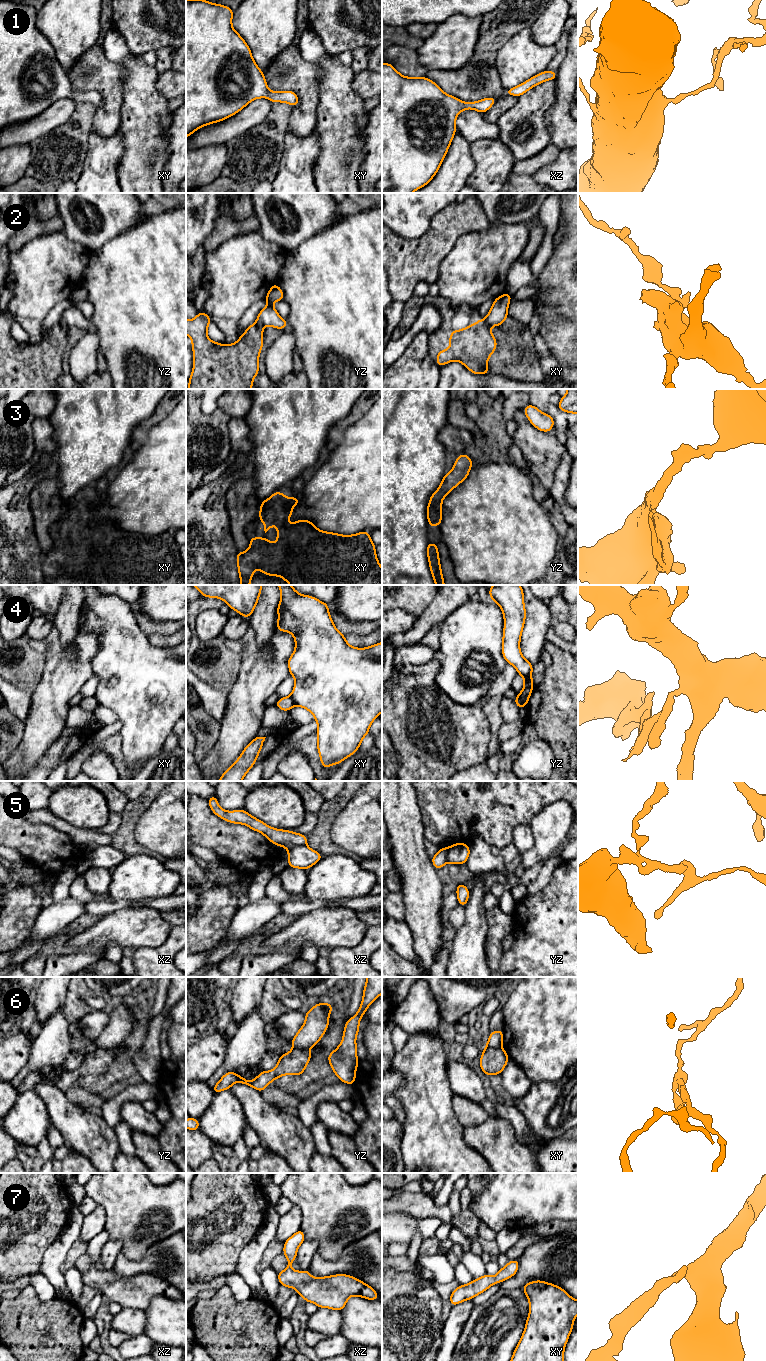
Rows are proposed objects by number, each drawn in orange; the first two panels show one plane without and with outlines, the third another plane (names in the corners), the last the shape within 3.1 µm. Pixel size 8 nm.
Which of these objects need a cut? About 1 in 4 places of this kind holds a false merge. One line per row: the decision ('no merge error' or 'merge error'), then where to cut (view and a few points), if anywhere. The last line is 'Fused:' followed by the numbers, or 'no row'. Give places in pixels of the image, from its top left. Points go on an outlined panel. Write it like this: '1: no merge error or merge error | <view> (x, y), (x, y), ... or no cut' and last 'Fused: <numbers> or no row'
1: no merge error | no cut
2: merge error | yz (256, 322), (262, 327)
3: no merge error | no cut
4: merge error | yz (517, 696), (526, 705)
5: merge error | xz (305, 844), (294, 846), (288, 850)
6: merge error | yz (293, 1047), (308, 1049)
7: no merge error | no cut
Fused: 2, 4, 5, 6

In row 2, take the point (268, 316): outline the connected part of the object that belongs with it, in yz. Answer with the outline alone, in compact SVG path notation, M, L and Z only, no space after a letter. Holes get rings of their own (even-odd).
M275 283L267 292L266 295L267 306L259 312L256 323L258 323L262 327L271 326L276 329L283 330L288 325L288 321L282 319L273 306L274 301L281 300L284 300L283 291Z

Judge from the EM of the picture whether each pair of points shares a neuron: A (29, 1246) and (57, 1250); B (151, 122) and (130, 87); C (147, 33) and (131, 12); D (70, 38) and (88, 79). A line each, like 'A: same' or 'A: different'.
A: different
B: same
C: same
D: different

